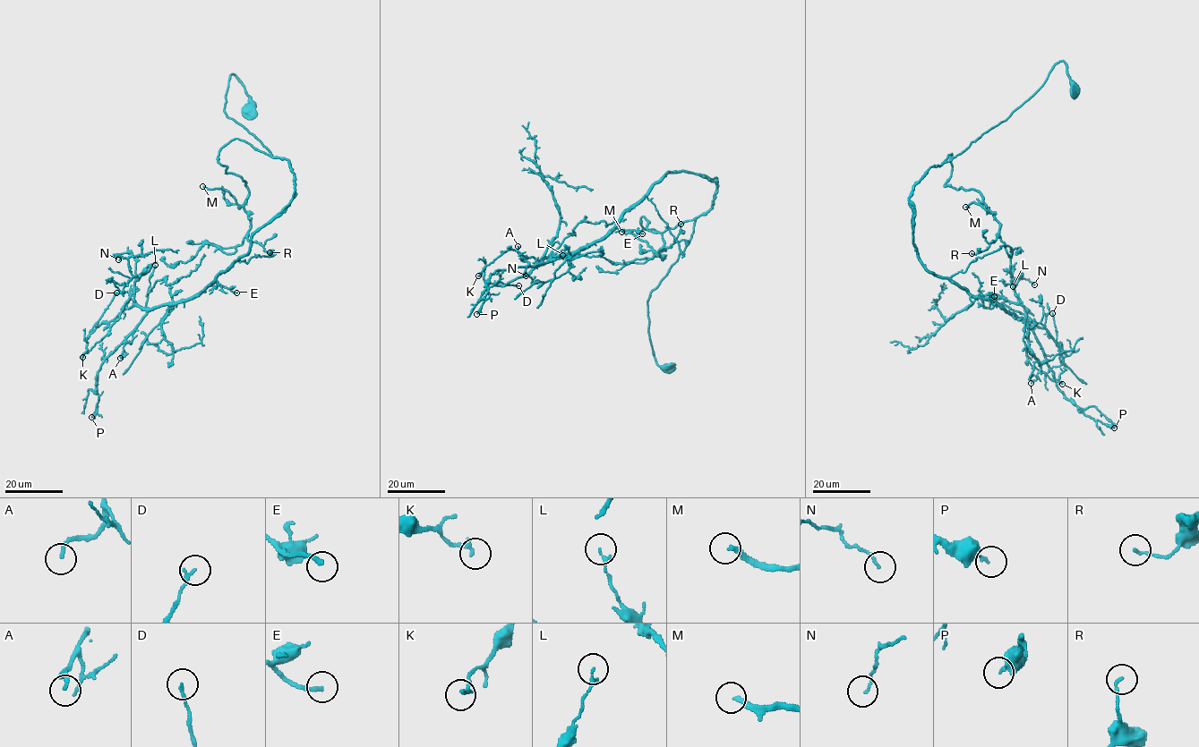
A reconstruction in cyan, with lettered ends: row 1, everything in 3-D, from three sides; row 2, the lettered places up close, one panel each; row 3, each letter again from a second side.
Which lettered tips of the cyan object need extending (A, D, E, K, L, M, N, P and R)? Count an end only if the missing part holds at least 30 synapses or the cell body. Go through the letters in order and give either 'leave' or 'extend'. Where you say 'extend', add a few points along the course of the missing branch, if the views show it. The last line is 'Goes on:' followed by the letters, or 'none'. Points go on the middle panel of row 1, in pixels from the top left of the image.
A: leave
D: leave
E: leave
K: leave
L: leave
M: extend; course (621, 232), (608, 229), (582, 242), (564, 246), (560, 241), (567, 231)
N: leave
P: leave
R: leave
Goes on: M

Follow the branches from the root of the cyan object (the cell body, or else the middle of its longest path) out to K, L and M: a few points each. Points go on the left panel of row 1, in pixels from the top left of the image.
K: (249, 112), (232, 73), (224, 112), (288, 160), (291, 201), (198, 293), (149, 309), (131, 295), (82, 357)
L: (249, 112), (232, 73), (224, 112), (288, 160), (291, 201), (190, 298), (146, 308), (155, 265)
M: (249, 112), (232, 73), (224, 112), (271, 155), (236, 138), (220, 149), (248, 197), (238, 204), (202, 186)

